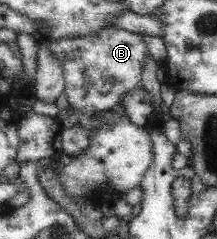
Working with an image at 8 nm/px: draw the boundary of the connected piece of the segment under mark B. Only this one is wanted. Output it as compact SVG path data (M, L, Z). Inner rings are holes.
M106 28L95 36L48 42L65 75L65 95L83 116L117 106L124 91L139 85L145 59L150 56L143 36L125 29Z

